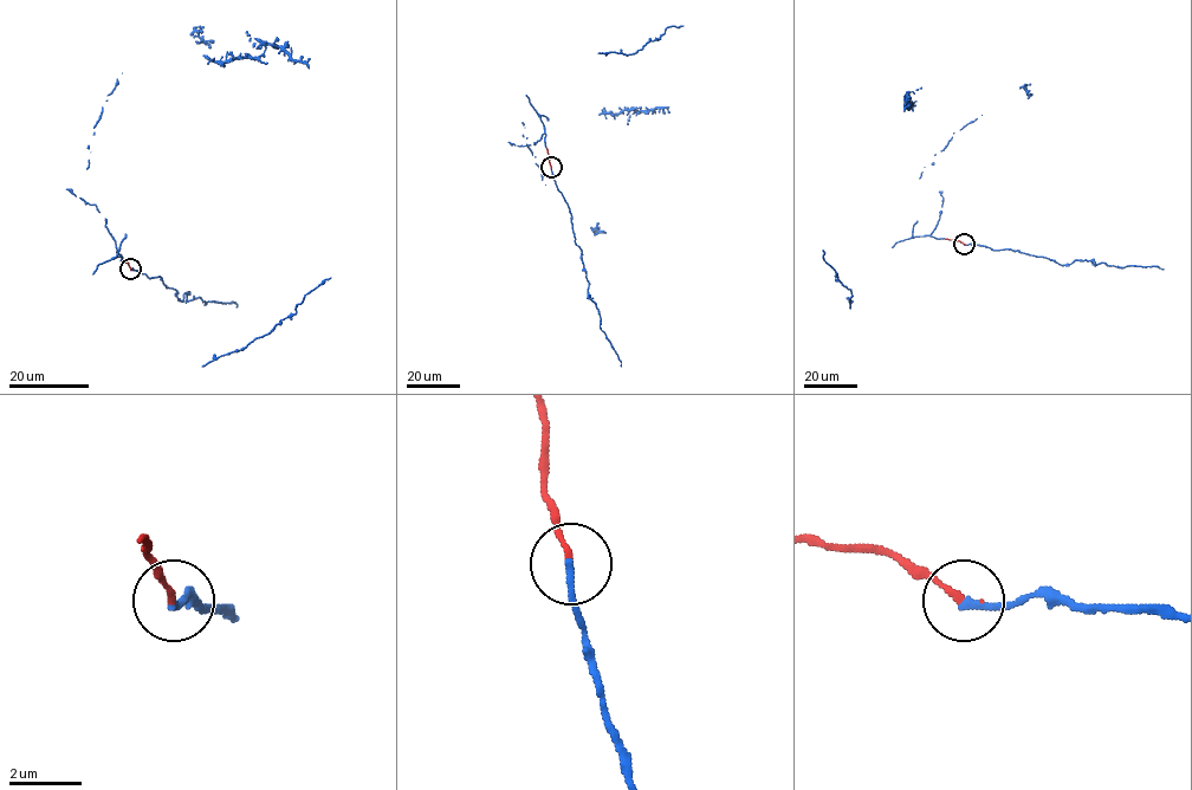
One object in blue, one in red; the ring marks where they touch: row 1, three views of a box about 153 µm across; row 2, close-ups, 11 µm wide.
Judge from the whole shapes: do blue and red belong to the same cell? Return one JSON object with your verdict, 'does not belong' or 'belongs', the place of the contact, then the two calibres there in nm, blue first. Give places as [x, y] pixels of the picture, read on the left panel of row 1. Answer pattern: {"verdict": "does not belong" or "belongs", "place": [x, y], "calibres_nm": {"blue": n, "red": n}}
{"verdict": "belongs", "place": [130, 269], "calibres_nm": {"blue": 190, "red": 150}}

